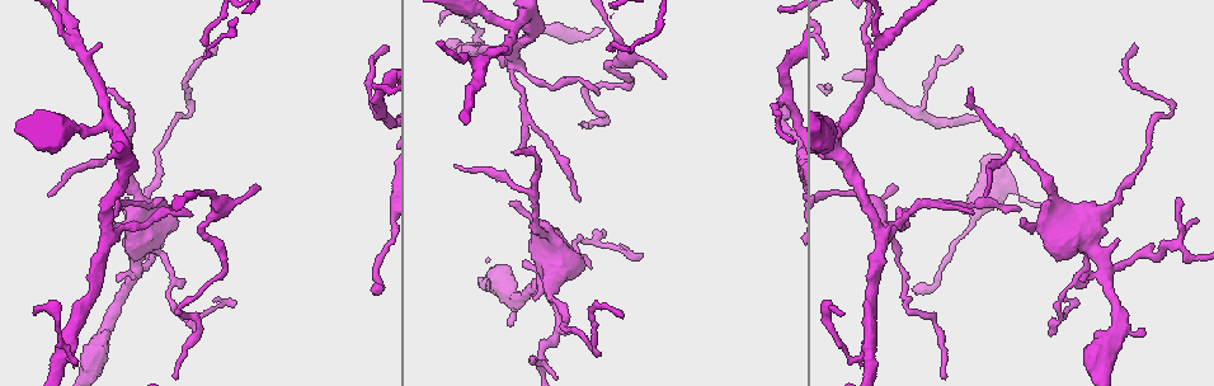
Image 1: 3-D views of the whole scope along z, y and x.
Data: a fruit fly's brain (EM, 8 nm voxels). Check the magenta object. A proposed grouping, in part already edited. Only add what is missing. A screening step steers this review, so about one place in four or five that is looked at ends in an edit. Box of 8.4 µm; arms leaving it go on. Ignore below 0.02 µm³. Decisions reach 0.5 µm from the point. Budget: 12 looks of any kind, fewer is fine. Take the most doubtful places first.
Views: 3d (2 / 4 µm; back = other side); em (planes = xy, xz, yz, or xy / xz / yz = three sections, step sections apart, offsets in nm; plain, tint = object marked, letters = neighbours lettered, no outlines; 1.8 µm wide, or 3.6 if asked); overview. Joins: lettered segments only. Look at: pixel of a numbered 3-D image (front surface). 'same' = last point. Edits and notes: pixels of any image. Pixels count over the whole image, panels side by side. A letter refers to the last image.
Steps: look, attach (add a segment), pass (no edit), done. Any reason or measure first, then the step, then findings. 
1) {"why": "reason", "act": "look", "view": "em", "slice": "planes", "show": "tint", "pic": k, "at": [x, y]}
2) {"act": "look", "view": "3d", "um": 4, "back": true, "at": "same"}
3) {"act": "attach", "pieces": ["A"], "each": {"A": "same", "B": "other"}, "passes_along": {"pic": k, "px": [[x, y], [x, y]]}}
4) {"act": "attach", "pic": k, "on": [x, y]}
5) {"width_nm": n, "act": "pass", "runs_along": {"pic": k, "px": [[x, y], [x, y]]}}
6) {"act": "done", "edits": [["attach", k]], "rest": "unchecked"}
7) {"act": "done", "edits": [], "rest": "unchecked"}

{"act": "look", "view": "em", "slice": "planes", "show": "tint", "pic": 1, "at": [516, 152]}

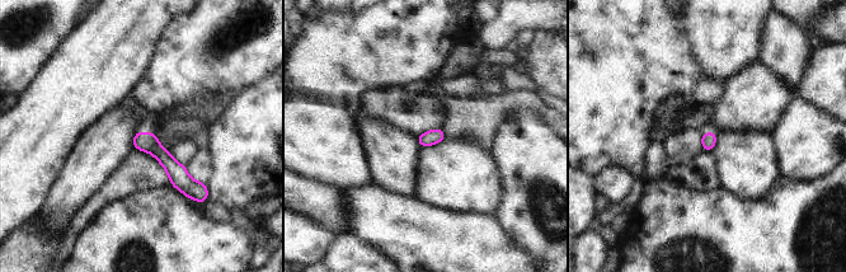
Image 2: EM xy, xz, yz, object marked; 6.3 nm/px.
{"why": "what lies round it", "act": "look", "view": "em", "slice": "planes", "show": "letters", "at": "same"}

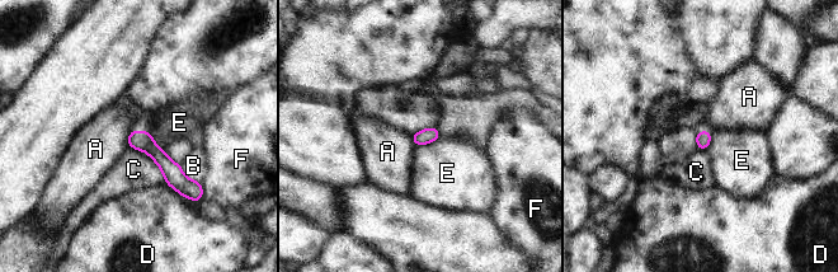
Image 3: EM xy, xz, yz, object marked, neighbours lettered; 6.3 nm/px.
{"width_nm": 100, "act": "pass", "each": {"A": "other", "B": "other", "C": "other", "D": "other", "E": "other", "F": "other"}, "border": {"pic": 3, "px": [[439, 136], [417, 146]]}, "found": "none of them fits"}

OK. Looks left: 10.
{"why": "branch stops here", "act": "look", "view": "3d", "um": 4, "pic": 1, "at": [1052, 333]}

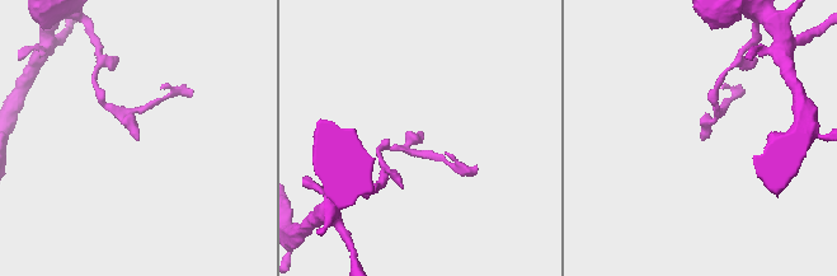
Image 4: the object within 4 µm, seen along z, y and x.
{"act": "look", "view": "em", "slice": "planes", "show": "plain", "pic": 4, "at": [705, 139]}

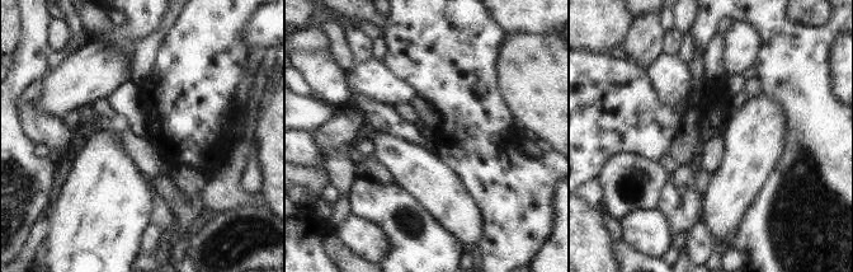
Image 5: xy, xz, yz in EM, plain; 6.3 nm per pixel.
{"why": "see the neighbours", "act": "look", "view": "em", "slice": "planes", "show": "letters", "at": "same"}

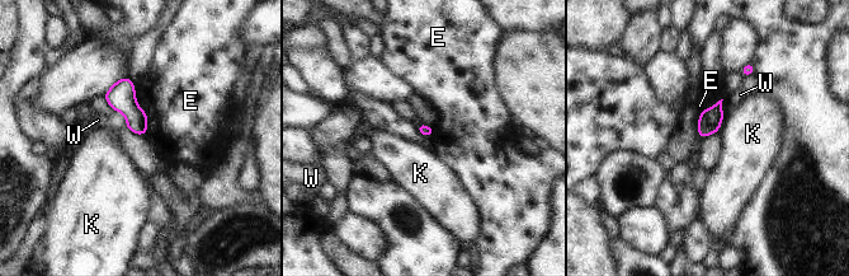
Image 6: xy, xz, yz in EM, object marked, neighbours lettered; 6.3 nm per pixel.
{"act": "pass", "each": {"E": "other", "K": "other", "W": "other"}, "found": "none of them fits"}

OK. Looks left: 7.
{"why": "tapers out", "act": "look", "view": "3d", "um": 2, "pic": 1, "at": [532, 358]}

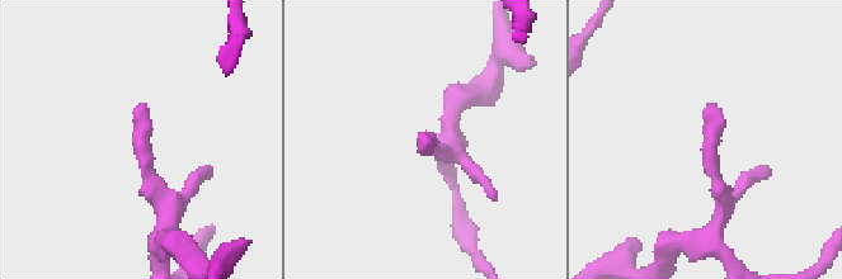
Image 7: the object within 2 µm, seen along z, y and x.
{"why": "need the tissue", "act": "look", "view": "em", "slice": "xy", "step": 8, "show": "letters", "pic": 7, "at": [430, 137]}

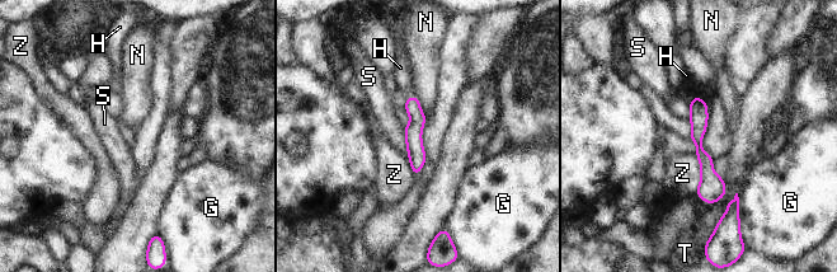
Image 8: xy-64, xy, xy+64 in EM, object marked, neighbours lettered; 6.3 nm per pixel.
{"act": "look", "view": "em", "slice": "planes", "show": "letters", "at": "same"}

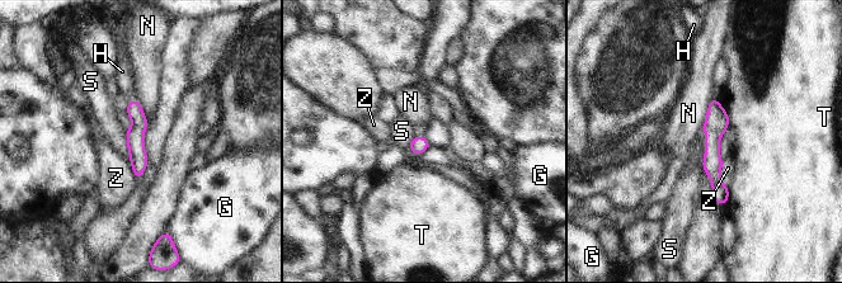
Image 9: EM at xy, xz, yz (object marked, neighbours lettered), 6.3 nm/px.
{"act": "attach", "pieces": ["H"], "each": {"G": "other", "H": "same", "N": "other", "S": "other", "T": "other", "Z": "other"}, "passes_along": {"pic": 9, "px": [[135, 135], [132, 100], [122, 71]]}, "found": "the neuron continues"}

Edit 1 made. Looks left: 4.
{"why": "redraw", "act": "look", "view": "overview"}

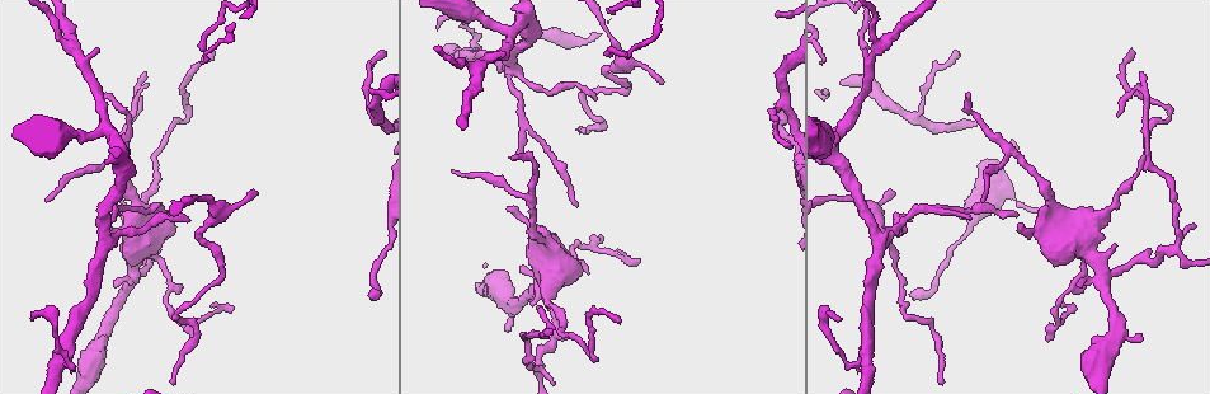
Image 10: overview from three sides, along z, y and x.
{"why": "tapers out", "act": "look", "view": "3d", "um": 2, "pic": 10, "at": [145, 71]}

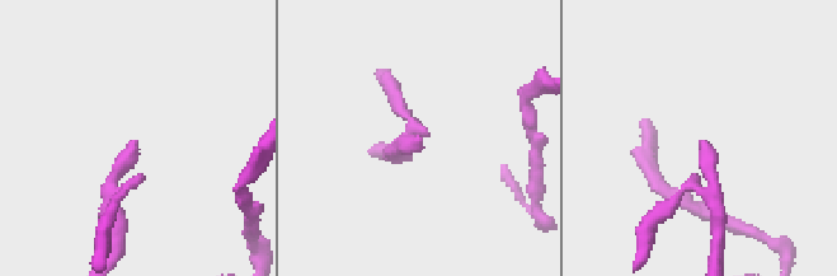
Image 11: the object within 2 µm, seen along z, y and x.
{"why": "now the EM", "act": "look", "view": "em", "slice": "planes", "show": "letters", "pic": 11, "at": [417, 139]}

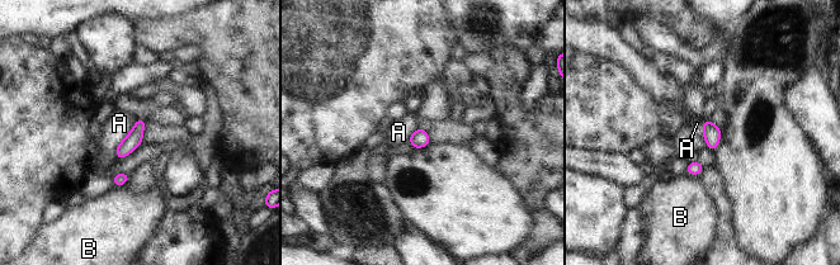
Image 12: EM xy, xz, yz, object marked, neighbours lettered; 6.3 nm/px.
{"width_nm": 110, "act": "pass", "each": {"A": "other", "B": "other"}, "border": {"pic": 12, "px": [[137, 119], [114, 154]]}, "found": "no lettered segment goes on from it"}

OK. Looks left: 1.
{"act": "done", "edits": [["attach", 9]], "rest": "unchecked"}

